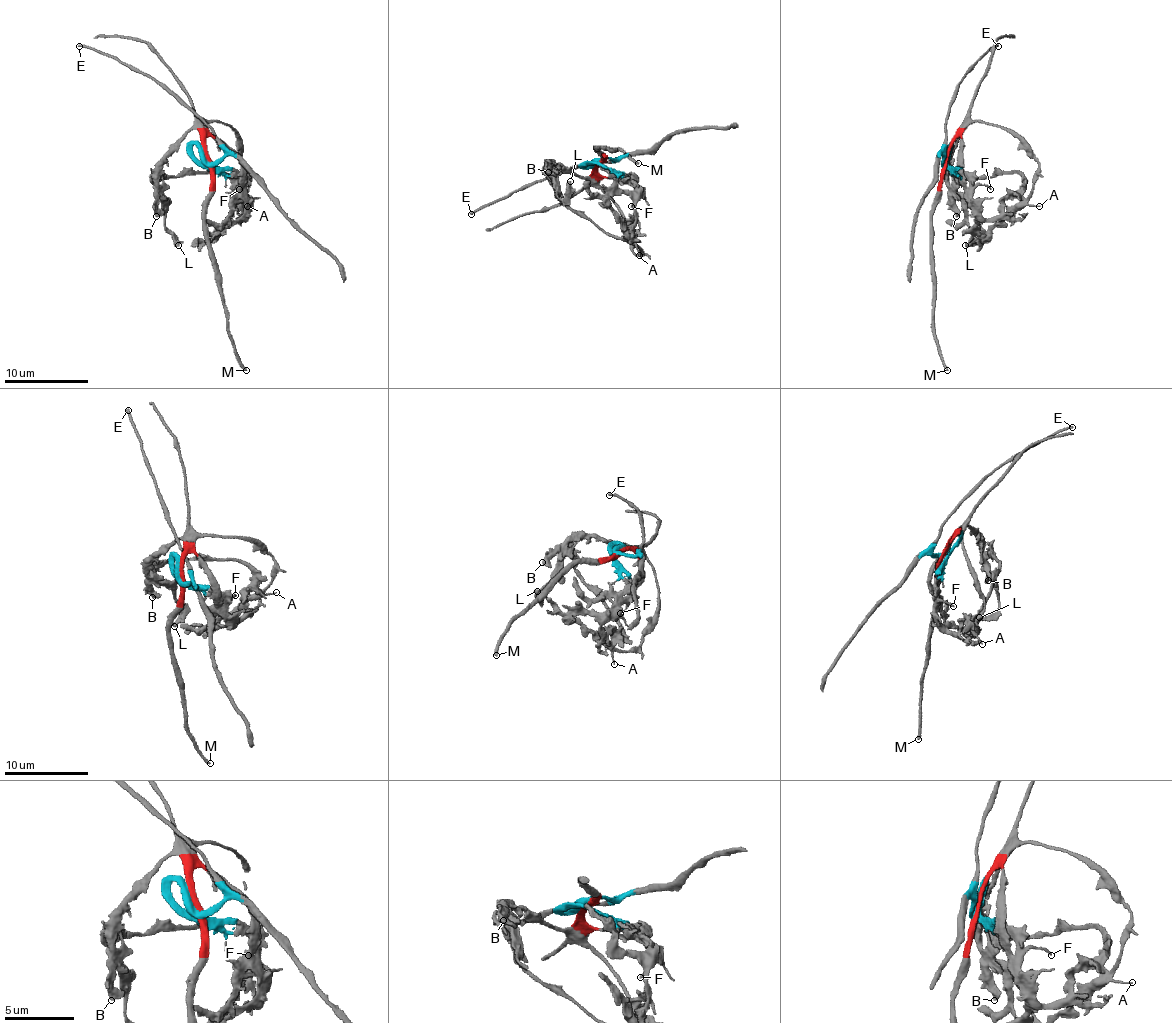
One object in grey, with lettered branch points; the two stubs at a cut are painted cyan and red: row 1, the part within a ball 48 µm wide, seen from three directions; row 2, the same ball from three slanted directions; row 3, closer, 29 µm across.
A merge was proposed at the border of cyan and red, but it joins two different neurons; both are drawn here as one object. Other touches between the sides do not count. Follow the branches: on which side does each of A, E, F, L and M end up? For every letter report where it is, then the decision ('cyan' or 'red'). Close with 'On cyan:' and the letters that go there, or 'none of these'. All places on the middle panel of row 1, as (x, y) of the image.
A: at (639, 255); red
E: at (471, 214); cyan
F: at (631, 206); cyan
L: at (570, 181); red
M: at (638, 163); red
On cyan: E, F

